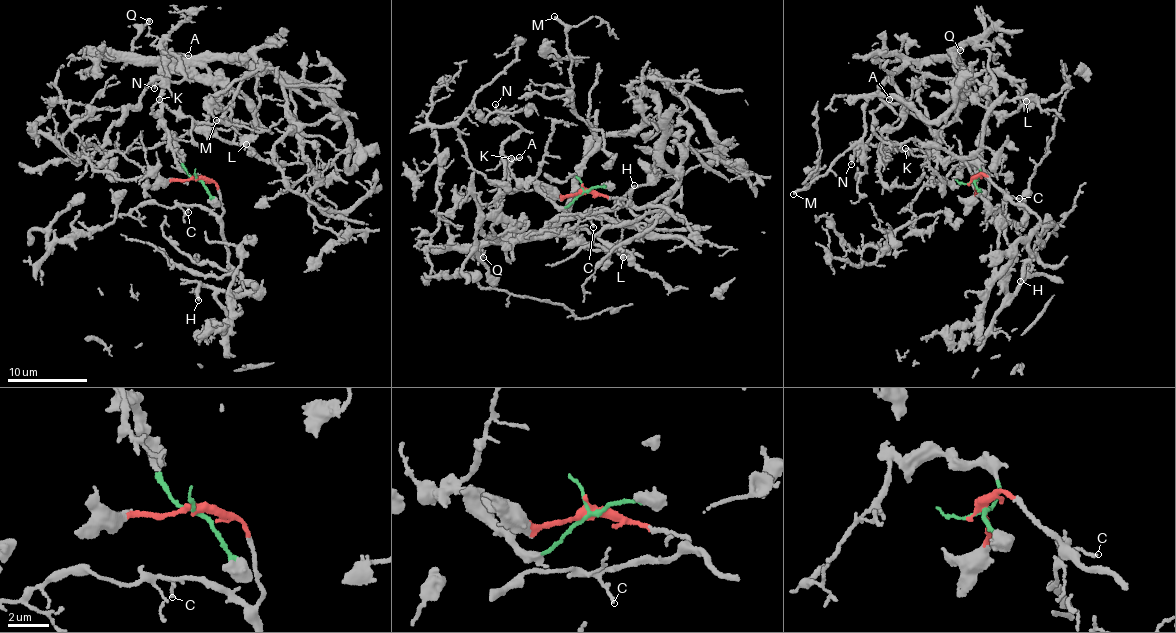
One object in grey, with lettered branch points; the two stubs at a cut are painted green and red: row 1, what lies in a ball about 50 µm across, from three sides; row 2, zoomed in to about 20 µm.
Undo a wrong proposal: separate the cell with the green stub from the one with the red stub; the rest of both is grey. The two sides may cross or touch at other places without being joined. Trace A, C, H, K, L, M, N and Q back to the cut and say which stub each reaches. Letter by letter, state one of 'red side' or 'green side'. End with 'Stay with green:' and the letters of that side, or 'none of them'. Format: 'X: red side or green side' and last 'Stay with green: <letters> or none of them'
A: green side
C: red side
H: red side
K: green side
L: green side
M: green side
N: green side
Q: green side
Stay with green: A, K, L, M, N, Q

